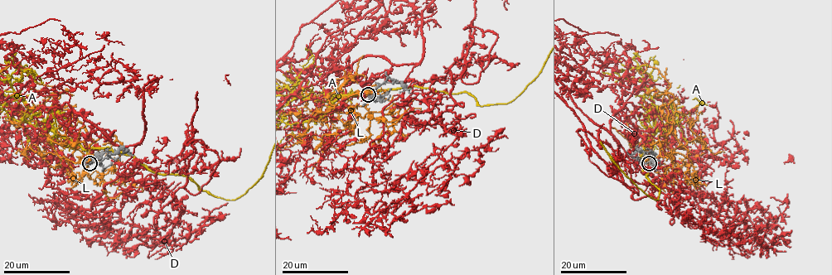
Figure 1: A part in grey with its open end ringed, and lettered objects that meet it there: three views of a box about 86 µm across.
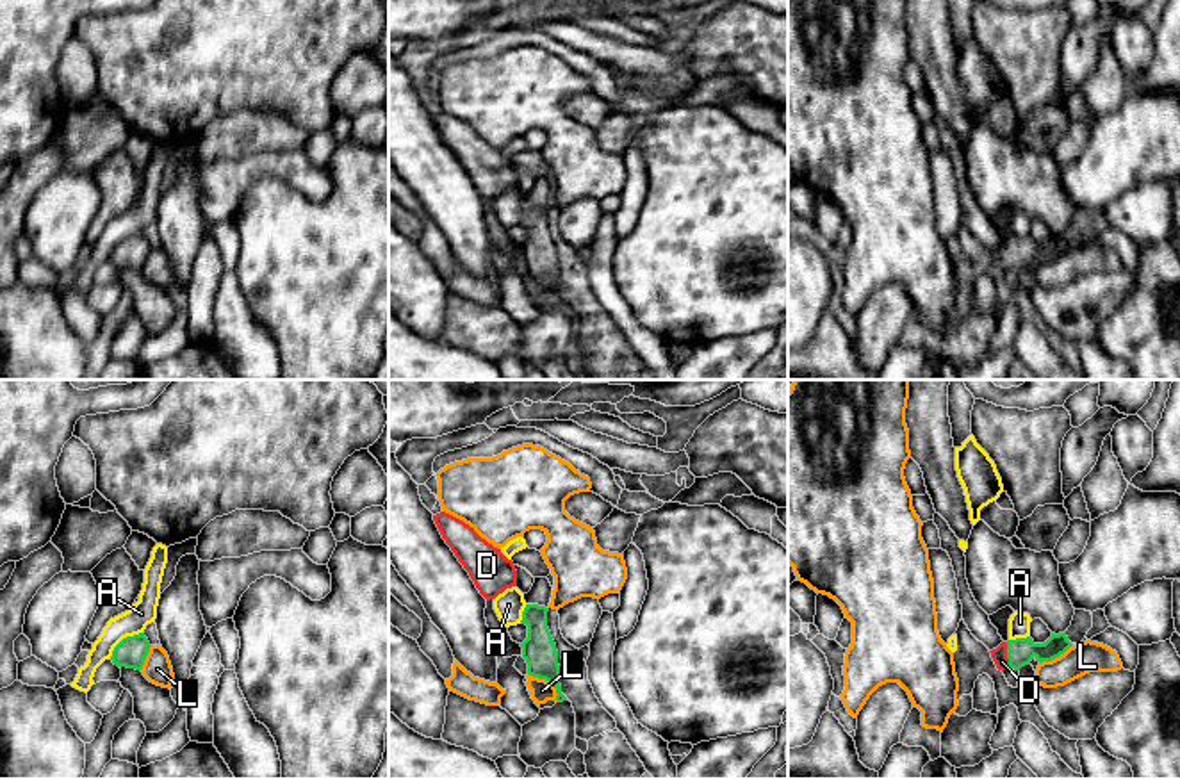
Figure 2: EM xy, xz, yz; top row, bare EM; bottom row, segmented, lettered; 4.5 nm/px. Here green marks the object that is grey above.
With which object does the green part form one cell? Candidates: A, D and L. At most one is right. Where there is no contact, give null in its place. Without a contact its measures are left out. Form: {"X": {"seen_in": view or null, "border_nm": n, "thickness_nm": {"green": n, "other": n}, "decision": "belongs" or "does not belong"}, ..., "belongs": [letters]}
{"A": {"seen_in": "xy", "border_nm": 200, "thickness_nm": {"green": 140, "other": 120}, "decision": "does not belong"}, "D": {"seen_in": "yz", "border_nm": 120, "thickness_nm": {"green": 120, "other": 70}, "decision": "belongs"}, "L": {"seen_in": "xz", "border_nm": 190, "thickness_nm": {"green": 160, "other": 100}, "decision": "does not belong"}, "belongs": ["D"]}

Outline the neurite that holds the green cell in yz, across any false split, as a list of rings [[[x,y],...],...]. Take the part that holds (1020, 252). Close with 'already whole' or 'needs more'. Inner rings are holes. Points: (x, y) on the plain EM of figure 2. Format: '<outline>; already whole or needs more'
[[[1052,234],[1045,244],[1036,244],[1030,237],[1002,242],[996,250],[989,251],[998,271],[1020,271],[1030,266],[1032,260],[1043,264],[1052,262],[1064,255],[1073,244],[1064,234]]]; needs more

